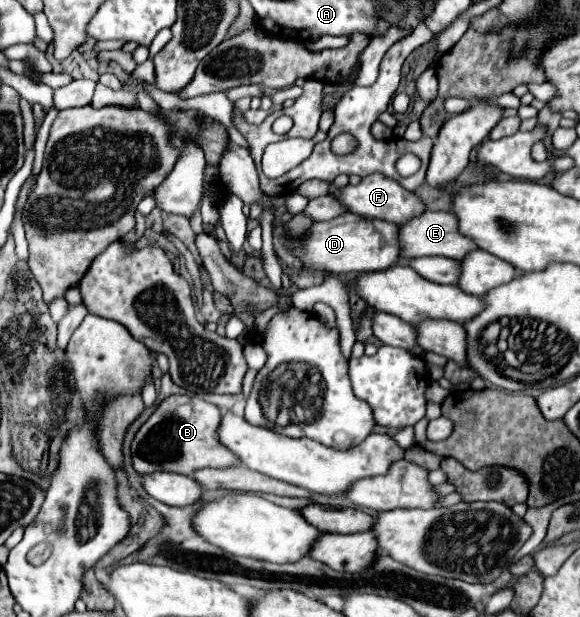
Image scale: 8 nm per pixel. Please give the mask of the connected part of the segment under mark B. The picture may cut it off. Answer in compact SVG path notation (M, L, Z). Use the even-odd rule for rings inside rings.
M186 393L166 397L132 439L132 467L142 475L152 471L192 475L196 469L204 467L234 465L238 457L228 453L228 449L216 441L216 425L220 425L220 417L222 411L198 395Z

